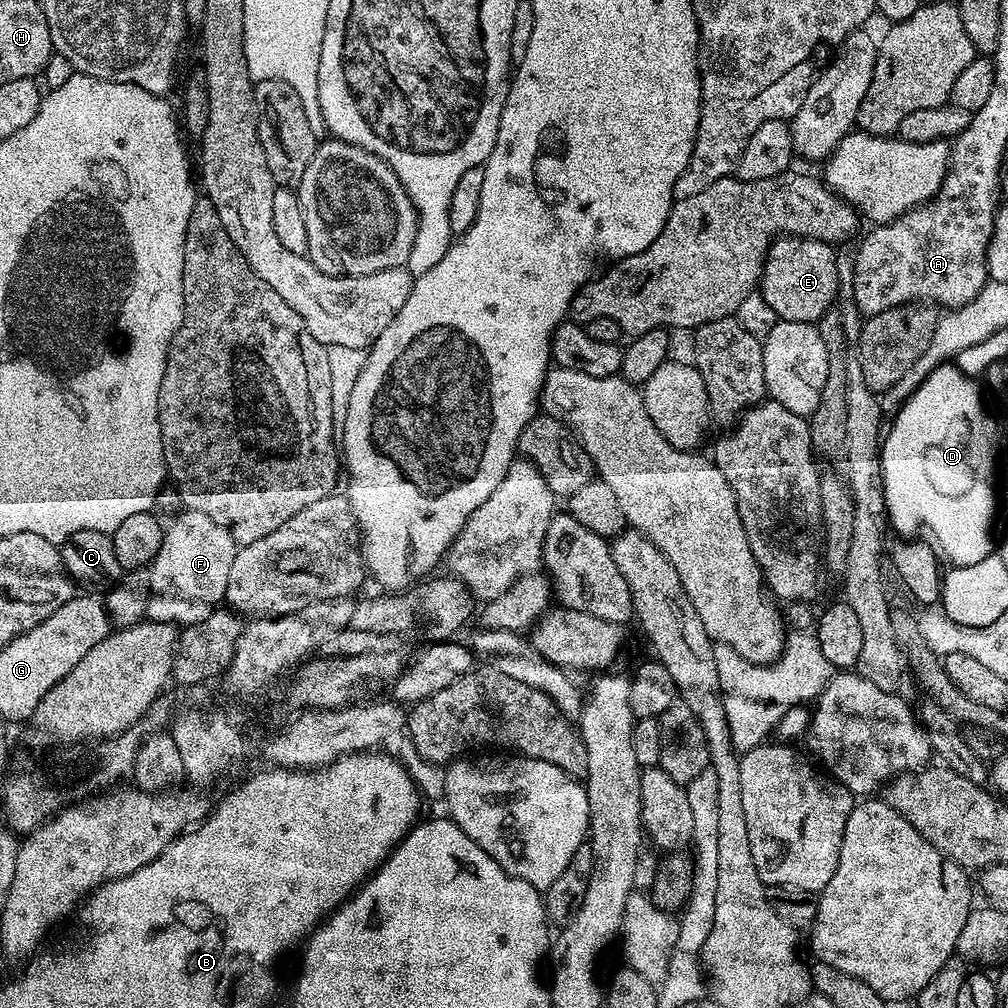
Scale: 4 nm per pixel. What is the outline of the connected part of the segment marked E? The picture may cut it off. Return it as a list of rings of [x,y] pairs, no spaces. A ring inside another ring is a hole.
[[[779,237],[774,240],[764,260],[759,289],[779,319],[819,323],[822,314],[835,305],[839,297],[840,279],[835,247],[818,239]]]

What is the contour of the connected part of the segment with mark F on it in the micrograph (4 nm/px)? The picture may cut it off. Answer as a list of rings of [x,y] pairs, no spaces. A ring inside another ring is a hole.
[[[193,508],[180,510],[176,517],[164,530],[162,550],[150,565],[150,602],[148,603],[147,619],[153,624],[174,624],[187,626],[194,622],[202,622],[206,617],[216,611],[218,605],[224,600],[226,582],[230,582],[230,566],[234,562],[237,545],[234,538],[218,522],[211,520],[207,514],[198,514]]]

